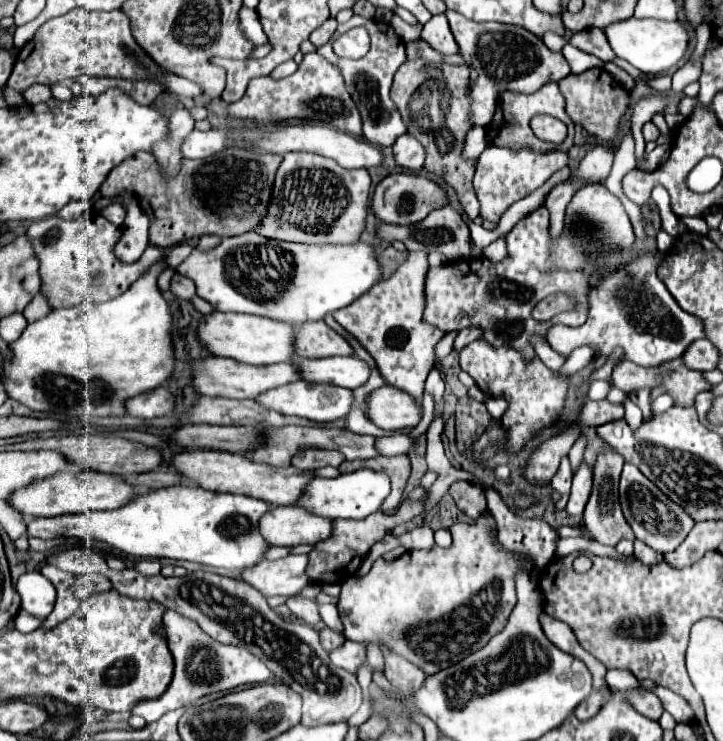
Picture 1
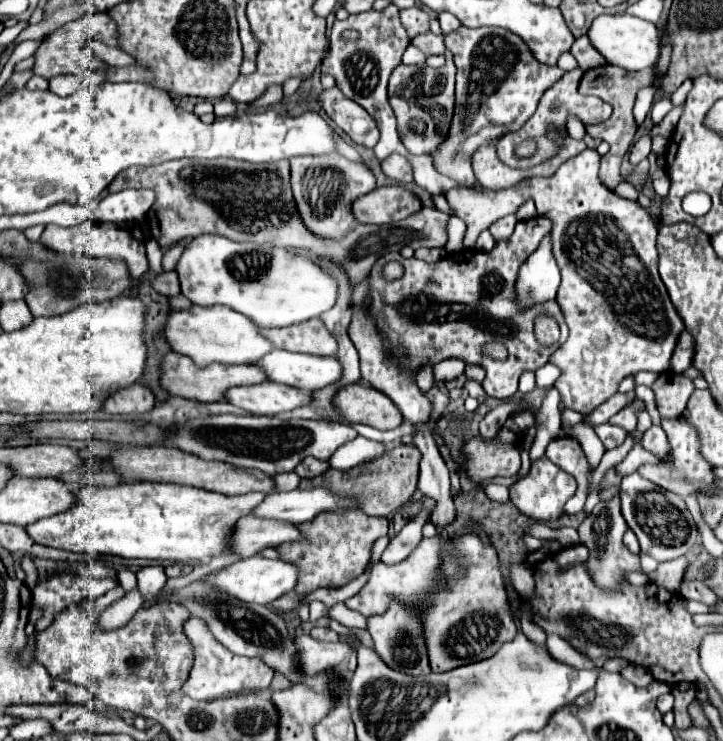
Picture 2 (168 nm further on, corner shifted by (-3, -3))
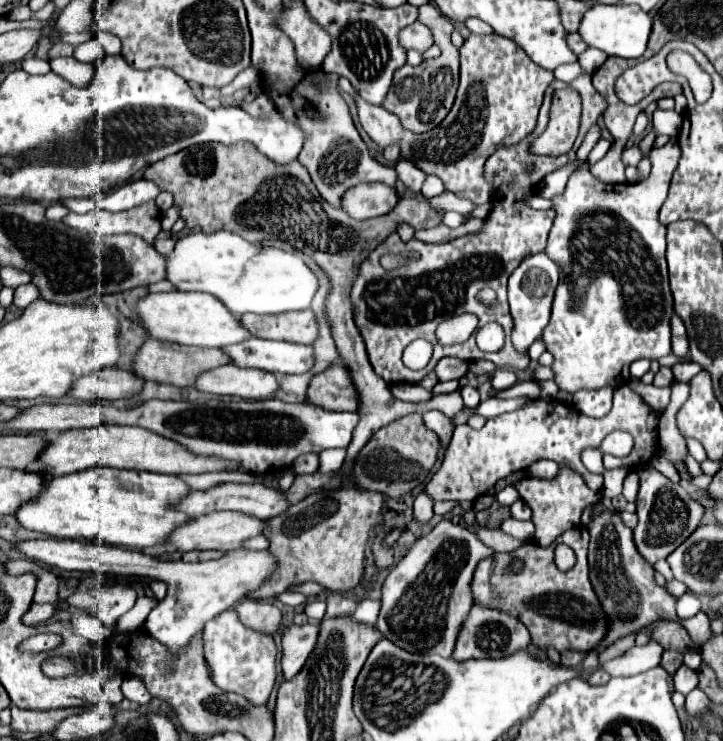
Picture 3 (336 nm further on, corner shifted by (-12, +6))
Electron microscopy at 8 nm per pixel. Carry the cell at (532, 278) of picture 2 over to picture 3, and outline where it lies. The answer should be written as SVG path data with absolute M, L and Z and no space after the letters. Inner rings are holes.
M546 252L528 256L508 278L508 302L514 318L512 344L518 352L526 352L530 344L542 336L542 330L550 320L550 308L558 280L560 280L560 266L552 258L548 258Z

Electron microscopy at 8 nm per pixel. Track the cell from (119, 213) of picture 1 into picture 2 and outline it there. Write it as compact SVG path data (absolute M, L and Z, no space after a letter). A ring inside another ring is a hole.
M127 189L119 193L109 193L95 209L95 219L107 223L141 221L151 209L153 201L155 193L151 193L151 189Z

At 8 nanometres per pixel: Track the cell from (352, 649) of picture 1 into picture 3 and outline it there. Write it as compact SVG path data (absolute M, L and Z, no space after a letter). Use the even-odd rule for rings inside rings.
M314 624L290 626L282 632L282 674L294 678L316 648L320 628Z

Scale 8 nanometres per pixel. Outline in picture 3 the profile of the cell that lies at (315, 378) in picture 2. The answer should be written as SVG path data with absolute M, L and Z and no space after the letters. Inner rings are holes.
M250 338L244 344L224 348L236 366L268 370L272 374L304 374L314 366L312 346L282 340Z

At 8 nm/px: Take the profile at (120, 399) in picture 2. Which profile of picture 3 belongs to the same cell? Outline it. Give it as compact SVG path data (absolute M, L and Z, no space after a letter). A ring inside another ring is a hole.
M104 368L100 372L92 372L92 376L84 376L76 382L70 396L82 402L110 402L120 398L136 398L144 388L144 380L134 376L132 372L120 368Z

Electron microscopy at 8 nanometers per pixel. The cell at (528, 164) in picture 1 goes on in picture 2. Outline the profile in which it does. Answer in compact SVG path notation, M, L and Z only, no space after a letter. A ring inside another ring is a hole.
M593 149L565 161L553 177L533 177L527 185L517 183L509 189L491 191L491 189L467 189L455 187L447 191L447 203L457 217L467 225L465 247L475 247L475 241L483 229L505 215L515 214L525 197L533 197L537 213L553 221L551 231L551 251L561 271L561 285L557 291L557 303L563 311L565 323L569 327L567 341L549 357L549 363L561 369L561 377L555 381L555 387L565 403L565 407L591 413L597 405L605 403L611 395L617 393L617 385L623 377L635 375L639 371L665 373L669 369L669 359L675 349L679 333L685 329L681 317L669 301L667 289L657 273L657 227L637 201L617 197L599 181L599 155Z

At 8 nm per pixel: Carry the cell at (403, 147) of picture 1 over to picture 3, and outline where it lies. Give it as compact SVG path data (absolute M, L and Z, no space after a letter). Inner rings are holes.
M408 160L398 162L394 168L396 168L398 178L400 178L410 190L420 192L420 186L422 186L422 182L424 182L424 178L426 178L426 174L424 174L420 168L416 168L414 164L410 164Z

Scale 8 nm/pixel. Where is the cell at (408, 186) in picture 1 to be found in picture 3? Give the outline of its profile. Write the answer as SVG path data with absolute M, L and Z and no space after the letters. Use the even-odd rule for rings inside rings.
M358 184L344 194L344 210L356 220L376 218L396 208L400 198L400 192L388 184Z

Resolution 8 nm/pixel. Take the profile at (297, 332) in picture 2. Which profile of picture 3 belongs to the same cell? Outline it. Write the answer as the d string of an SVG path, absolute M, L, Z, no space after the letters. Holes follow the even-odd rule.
M311 308L294 310L276 316L242 316L244 326L252 332L252 336L260 338L276 338L296 344L314 344L318 338L318 320Z

